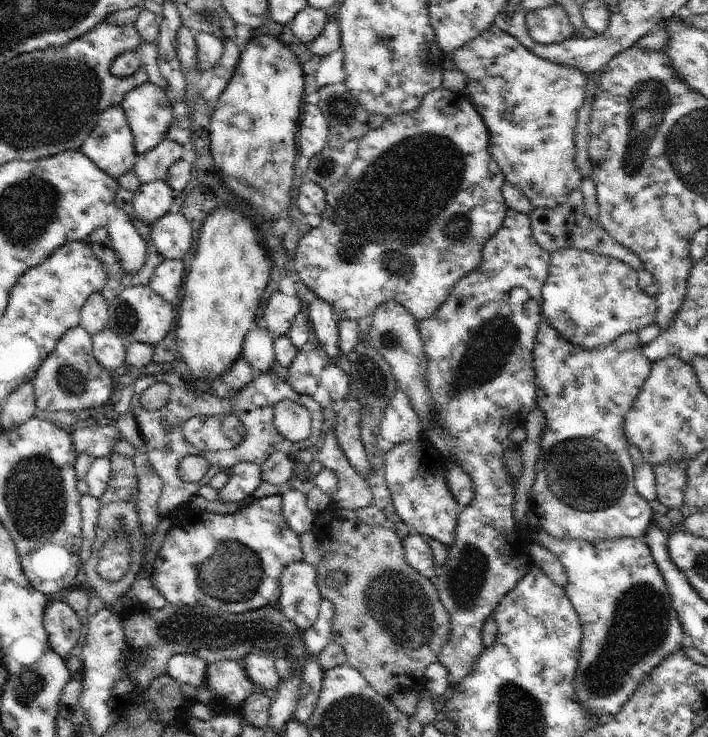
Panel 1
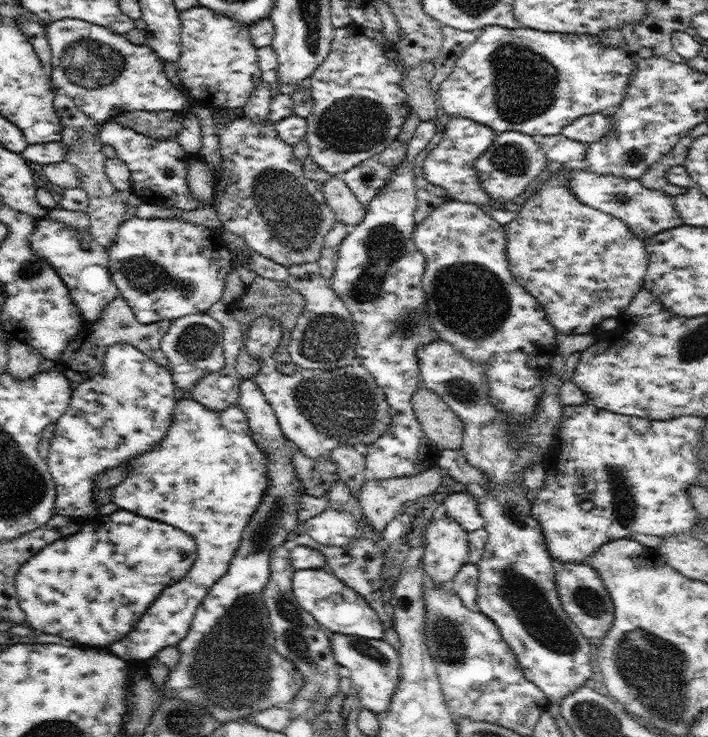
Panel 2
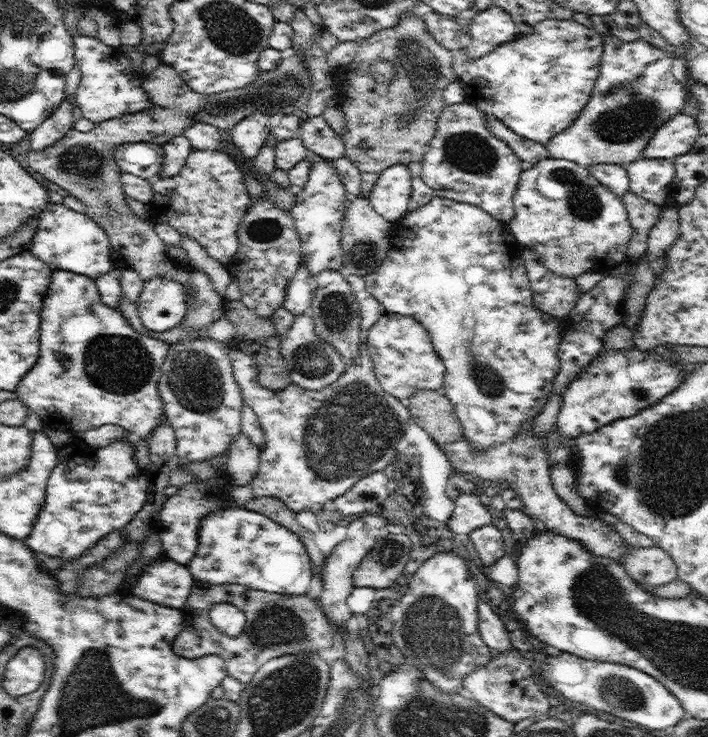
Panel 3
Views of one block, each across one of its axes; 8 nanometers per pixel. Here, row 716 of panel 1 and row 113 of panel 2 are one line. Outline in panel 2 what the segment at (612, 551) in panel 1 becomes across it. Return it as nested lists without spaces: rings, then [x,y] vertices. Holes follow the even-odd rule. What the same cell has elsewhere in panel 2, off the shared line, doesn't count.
[[[602,113],[592,116],[580,116],[562,130],[562,134],[570,140],[577,140],[586,145],[603,139],[612,128],[612,116],[608,117]]]

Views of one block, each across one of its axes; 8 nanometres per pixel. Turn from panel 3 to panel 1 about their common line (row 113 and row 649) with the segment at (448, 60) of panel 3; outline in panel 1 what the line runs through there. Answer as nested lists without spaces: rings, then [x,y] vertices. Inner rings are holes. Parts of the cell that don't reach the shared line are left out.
[[[333,502],[333,506],[329,507],[324,513],[316,518],[314,522],[313,529],[314,533],[320,537],[321,541],[321,553],[322,560],[318,564],[317,568],[317,586],[320,590],[321,596],[323,599],[330,600],[334,606],[334,617],[333,617],[333,626],[331,629],[332,641],[337,643],[339,646],[342,646],[344,653],[346,654],[347,664],[350,667],[353,667],[355,670],[358,670],[360,674],[363,675],[363,678],[380,694],[384,697],[389,697],[394,694],[394,692],[401,691],[415,691],[420,694],[425,687],[425,677],[424,672],[426,668],[437,662],[440,659],[442,646],[449,639],[451,639],[451,619],[449,618],[448,612],[444,609],[441,599],[439,598],[439,593],[435,588],[432,580],[426,579],[424,576],[421,576],[419,573],[416,573],[411,567],[410,564],[406,561],[406,554],[403,546],[403,539],[399,538],[397,532],[390,527],[389,525],[375,525],[369,526],[368,524],[359,522],[357,518],[356,511],[350,511],[347,509],[339,509]],[[333,569],[342,569],[346,571],[347,580],[338,588],[328,588],[326,586],[326,575]]]

